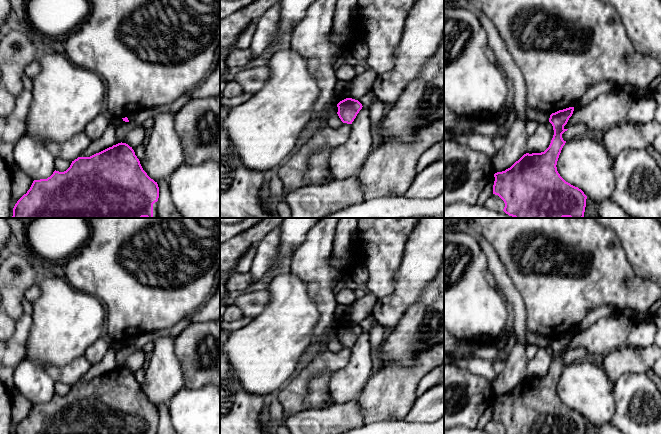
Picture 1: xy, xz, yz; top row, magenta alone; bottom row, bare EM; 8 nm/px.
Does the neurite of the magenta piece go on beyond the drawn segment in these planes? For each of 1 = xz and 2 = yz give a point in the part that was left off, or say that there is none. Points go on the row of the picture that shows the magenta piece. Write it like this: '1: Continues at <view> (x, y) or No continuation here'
1: No continuation here
2: No continuation here

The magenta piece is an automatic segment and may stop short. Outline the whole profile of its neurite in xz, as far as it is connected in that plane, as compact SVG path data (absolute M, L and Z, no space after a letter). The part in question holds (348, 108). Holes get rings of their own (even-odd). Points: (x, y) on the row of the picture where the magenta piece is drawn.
M346 98L337 104L338 116L343 123L352 124L359 111L362 109L362 104L355 99Z

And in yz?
M569 107L552 113L549 122L553 126L554 135L549 147L541 153L526 153L510 168L494 174L495 181L493 185L493 194L498 195L505 203L503 211L514 218L583 218L587 196L584 192L566 182L557 171L557 161L566 141L563 140L562 134L567 131L564 126L572 116L574 107Z

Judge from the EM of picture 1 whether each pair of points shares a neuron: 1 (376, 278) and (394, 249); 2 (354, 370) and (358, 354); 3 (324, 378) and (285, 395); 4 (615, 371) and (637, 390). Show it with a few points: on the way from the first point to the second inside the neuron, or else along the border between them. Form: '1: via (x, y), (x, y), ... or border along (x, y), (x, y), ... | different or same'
1: via (381, 271), (381, 262), (387, 256) | same
2: via (354, 366), (358, 362), (358, 358) | same
3: border along (326, 370), (316, 374), (308, 382), (305, 408) | different
4: border along (643, 372), (625, 372), (618, 377), (614, 386) | different

